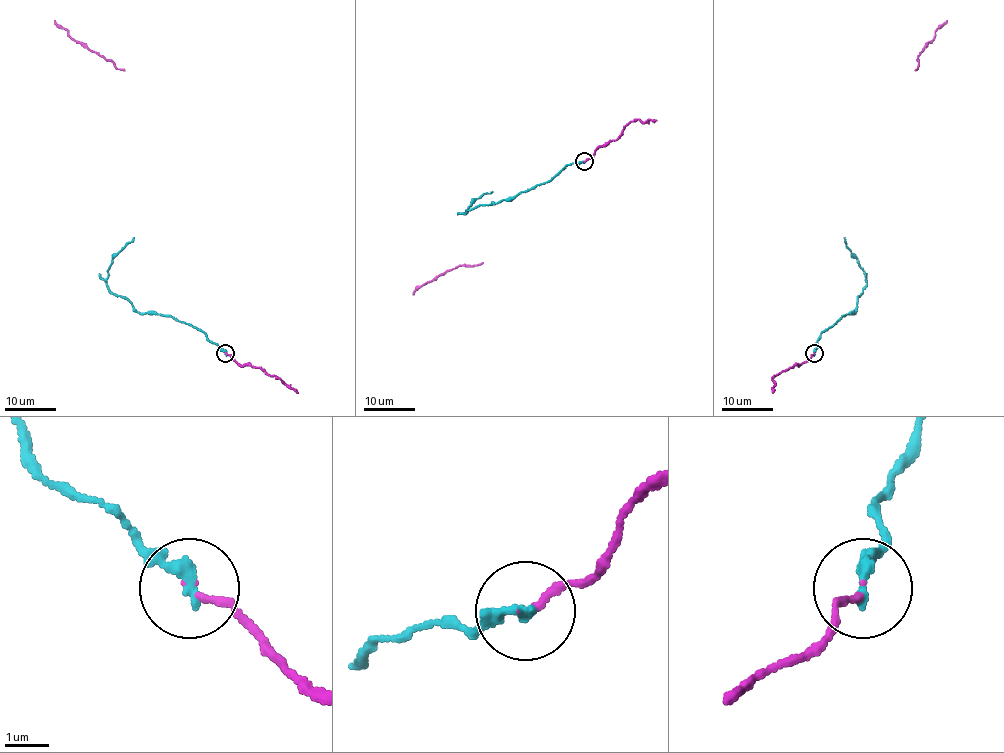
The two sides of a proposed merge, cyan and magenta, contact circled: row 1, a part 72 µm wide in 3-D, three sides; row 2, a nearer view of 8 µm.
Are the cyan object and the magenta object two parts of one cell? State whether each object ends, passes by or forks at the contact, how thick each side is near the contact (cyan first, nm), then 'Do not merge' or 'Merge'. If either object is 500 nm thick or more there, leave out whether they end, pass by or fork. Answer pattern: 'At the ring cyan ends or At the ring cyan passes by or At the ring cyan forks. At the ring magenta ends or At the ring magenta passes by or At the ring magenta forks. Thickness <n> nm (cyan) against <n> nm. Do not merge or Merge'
At the ring cyan ends. At the ring magenta ends. Thickness 280 nm (cyan) against 130 nm. Merge

